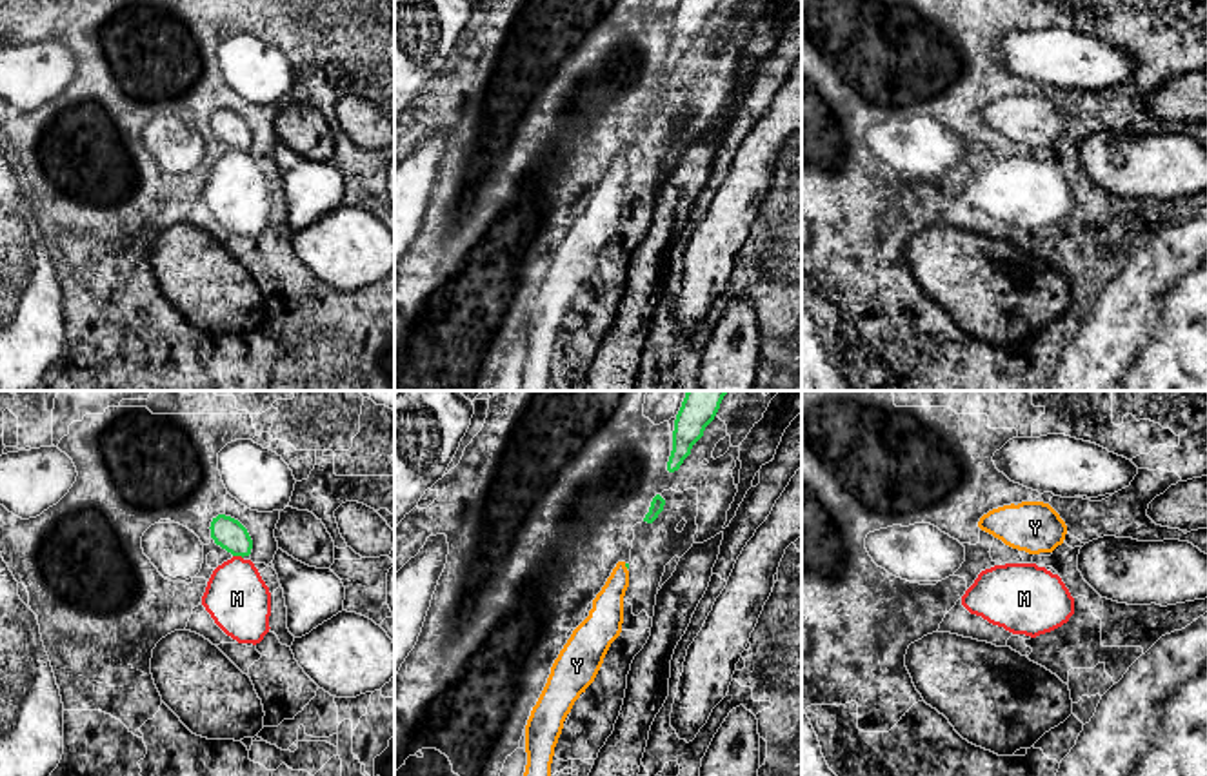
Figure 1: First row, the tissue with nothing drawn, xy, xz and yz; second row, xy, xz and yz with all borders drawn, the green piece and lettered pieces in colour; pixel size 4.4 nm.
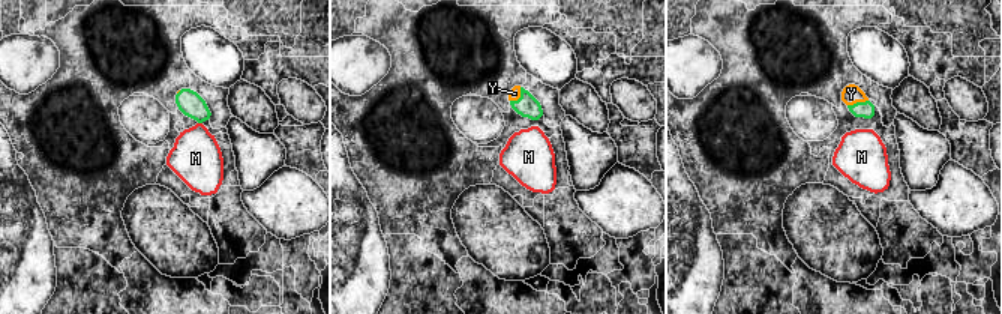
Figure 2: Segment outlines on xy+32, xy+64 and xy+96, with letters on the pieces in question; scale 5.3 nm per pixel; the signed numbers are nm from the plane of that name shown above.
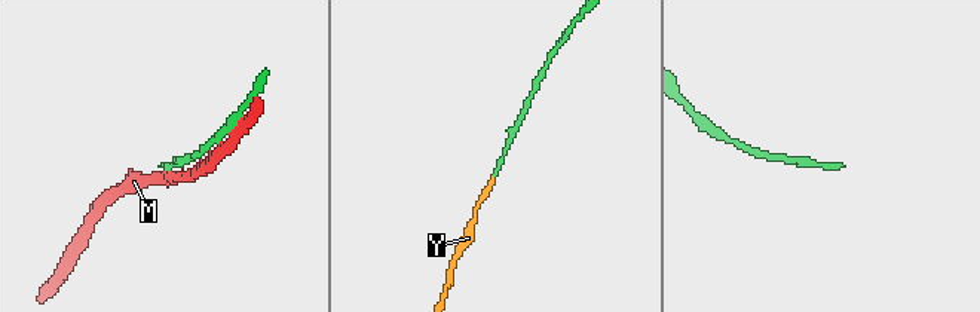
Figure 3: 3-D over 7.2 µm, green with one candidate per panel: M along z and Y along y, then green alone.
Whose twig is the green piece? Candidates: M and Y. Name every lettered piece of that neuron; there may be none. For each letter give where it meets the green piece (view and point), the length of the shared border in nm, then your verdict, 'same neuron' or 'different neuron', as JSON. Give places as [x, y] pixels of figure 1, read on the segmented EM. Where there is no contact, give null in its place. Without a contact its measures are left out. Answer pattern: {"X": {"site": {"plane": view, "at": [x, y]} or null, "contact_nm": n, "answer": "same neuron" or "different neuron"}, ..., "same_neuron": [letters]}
{"M": {"site": {"plane": "xy", "at": [239, 555]}, "contact_nm": 50, "answer": "different neuron"}, "Y": {"site": {"plane": "xz", "at": [626, 566]}, "contact_nm": 30, "answer": "same neuron"}, "same_neuron": ["Y"]}

